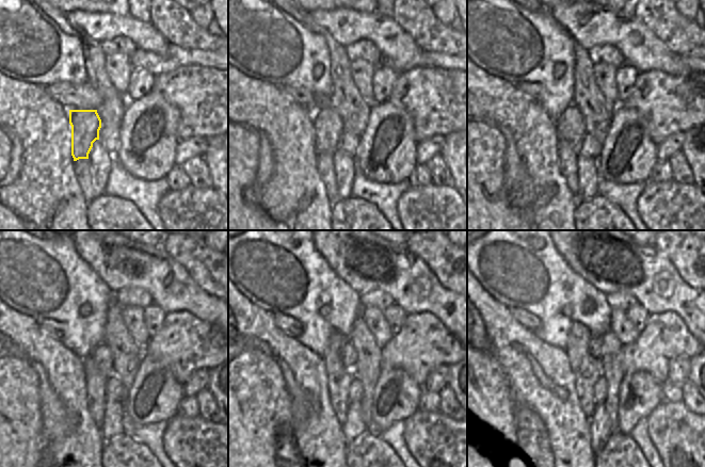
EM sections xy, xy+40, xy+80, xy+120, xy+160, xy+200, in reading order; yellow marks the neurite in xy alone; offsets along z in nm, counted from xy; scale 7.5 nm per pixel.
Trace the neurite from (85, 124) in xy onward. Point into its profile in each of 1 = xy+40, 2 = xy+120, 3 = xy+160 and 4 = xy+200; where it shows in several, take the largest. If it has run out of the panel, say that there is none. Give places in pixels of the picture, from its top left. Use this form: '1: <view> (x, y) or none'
1: xy+40 (327, 124)
2: xy+120 (101, 356)
3: xy+160 (348, 353)
4: xy+200 (595, 343)

